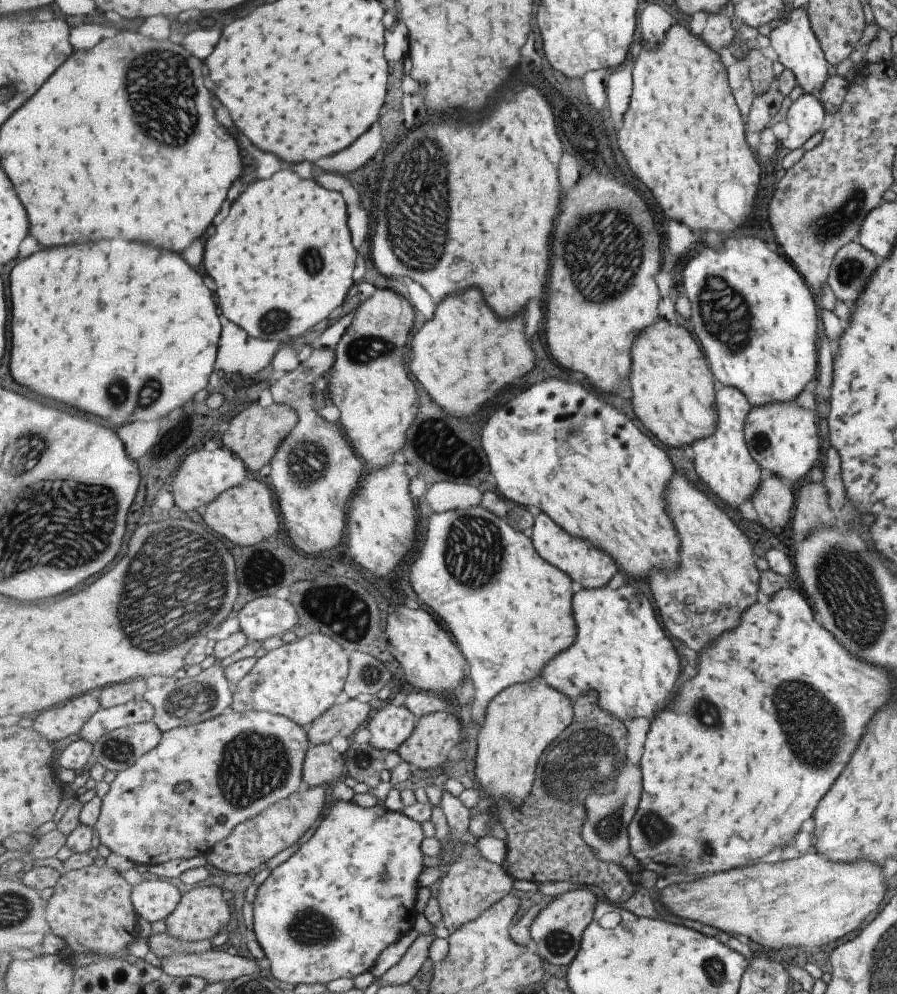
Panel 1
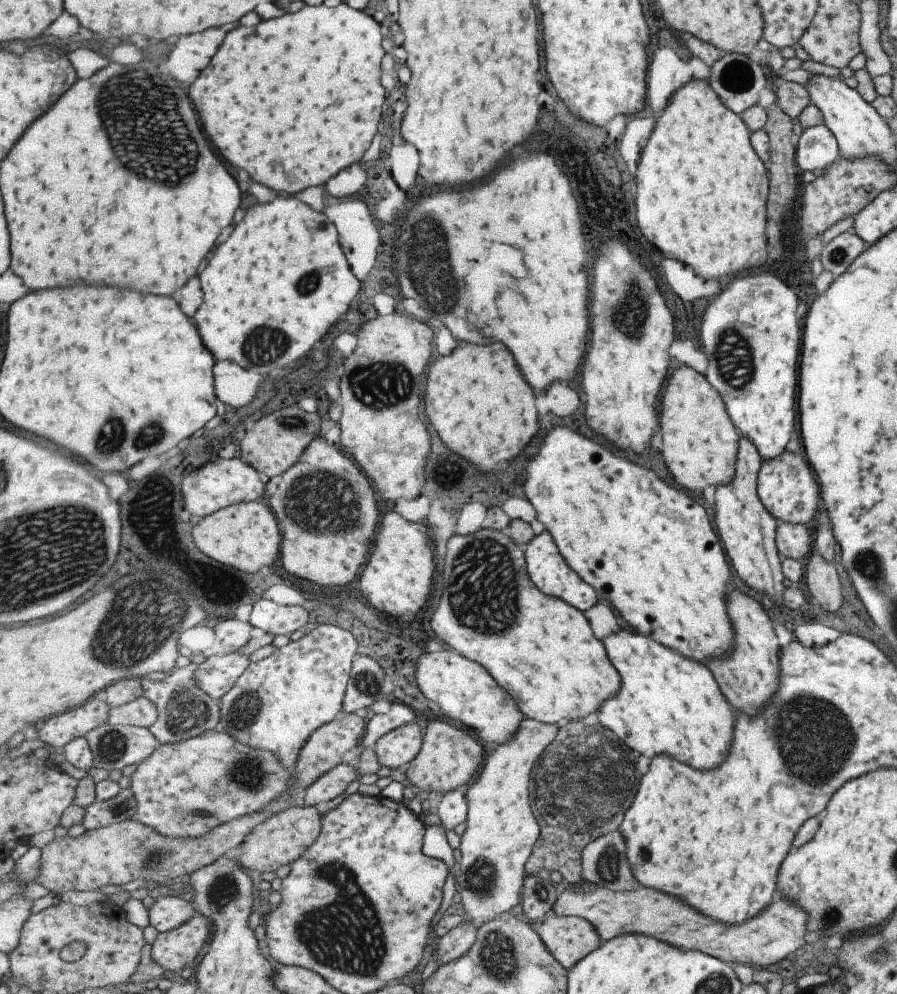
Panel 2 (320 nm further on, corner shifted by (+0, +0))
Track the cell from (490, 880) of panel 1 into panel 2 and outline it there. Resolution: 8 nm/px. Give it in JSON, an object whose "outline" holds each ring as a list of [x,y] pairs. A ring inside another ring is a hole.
{"outline":[[[465,922],[453,928],[449,934],[439,939],[440,962],[449,963],[457,961],[463,954],[468,954],[473,949],[473,944],[478,938],[478,927],[470,922]]]}

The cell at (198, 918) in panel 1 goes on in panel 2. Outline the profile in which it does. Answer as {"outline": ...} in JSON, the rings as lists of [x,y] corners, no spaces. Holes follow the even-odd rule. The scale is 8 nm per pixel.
{"outline":[[[198,913],[176,930],[161,933],[151,945],[153,960],[161,964],[167,976],[174,978],[185,967],[192,967],[209,940],[211,922]]]}

